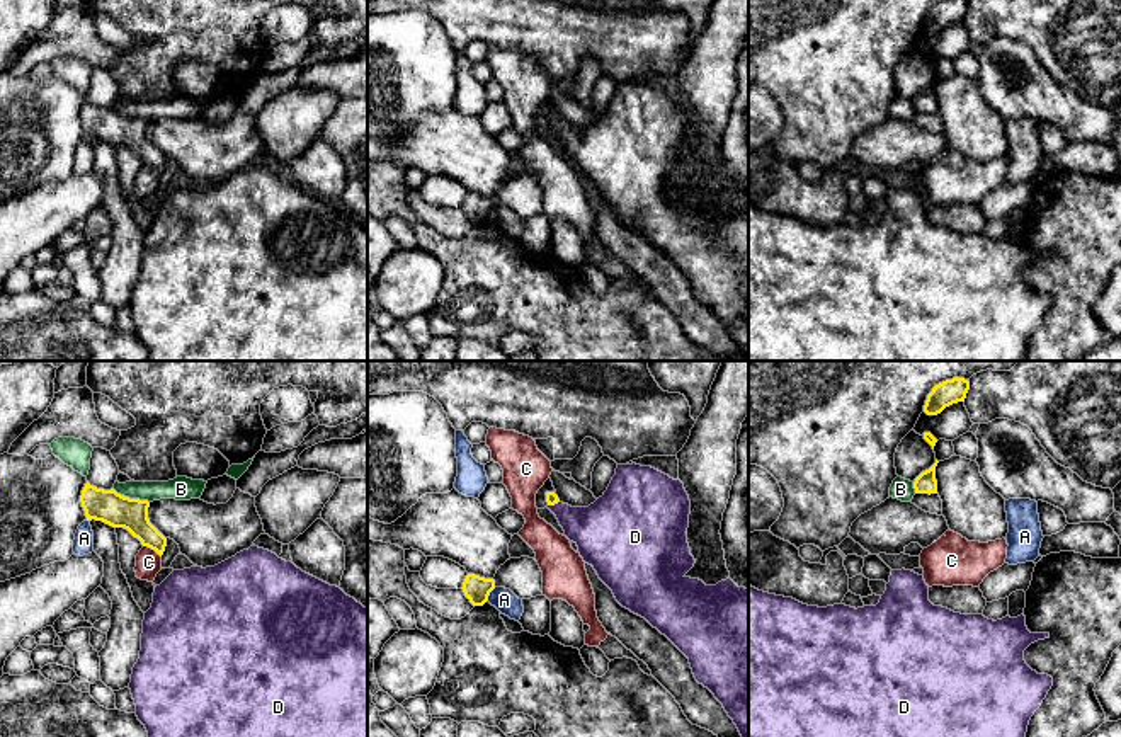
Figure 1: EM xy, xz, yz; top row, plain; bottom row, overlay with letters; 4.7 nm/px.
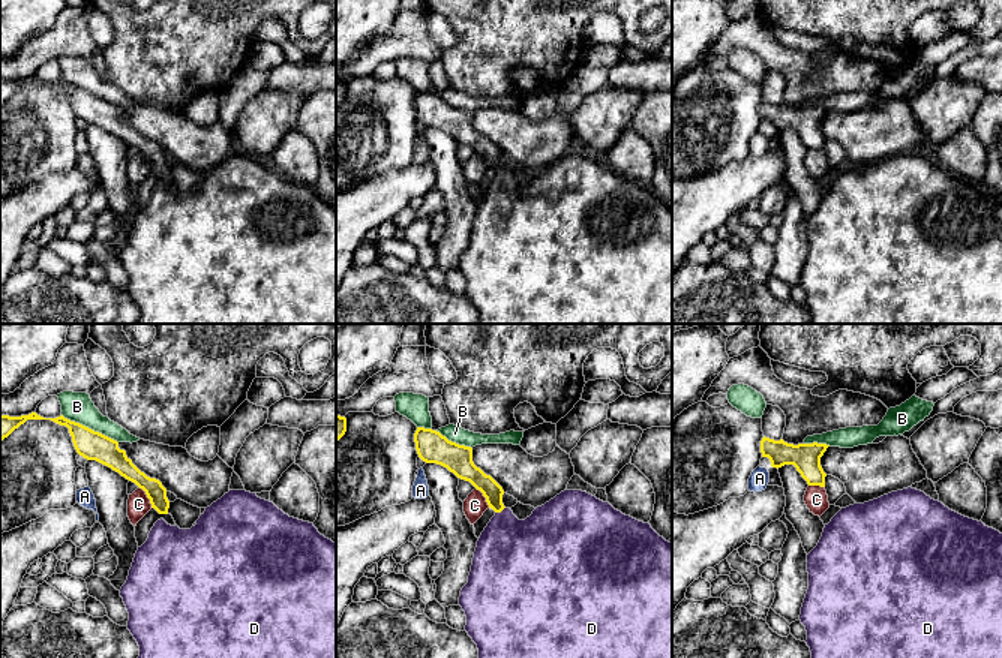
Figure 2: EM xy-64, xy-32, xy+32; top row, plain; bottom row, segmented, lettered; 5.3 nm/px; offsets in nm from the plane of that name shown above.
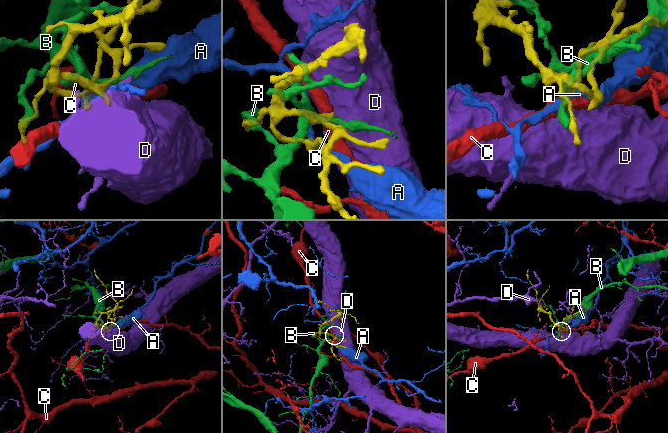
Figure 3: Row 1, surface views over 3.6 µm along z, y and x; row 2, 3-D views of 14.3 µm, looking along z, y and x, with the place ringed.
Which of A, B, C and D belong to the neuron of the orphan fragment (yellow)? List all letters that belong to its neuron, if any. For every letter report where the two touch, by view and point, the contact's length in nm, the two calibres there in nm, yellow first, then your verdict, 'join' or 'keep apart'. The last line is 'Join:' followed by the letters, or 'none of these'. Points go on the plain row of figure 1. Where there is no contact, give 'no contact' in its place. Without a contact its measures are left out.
A: xz (489, 213) | 80 nm | 120/110 nm | keep apart
B: xy (131, 118) | 190 nm | 160/110 nm | keep apart
C: xy (152, 167) | 110 nm | 160/120 nm | keep apart
D: xz (553, 123) | 60 nm | 60/260 nm | join
Join: D

